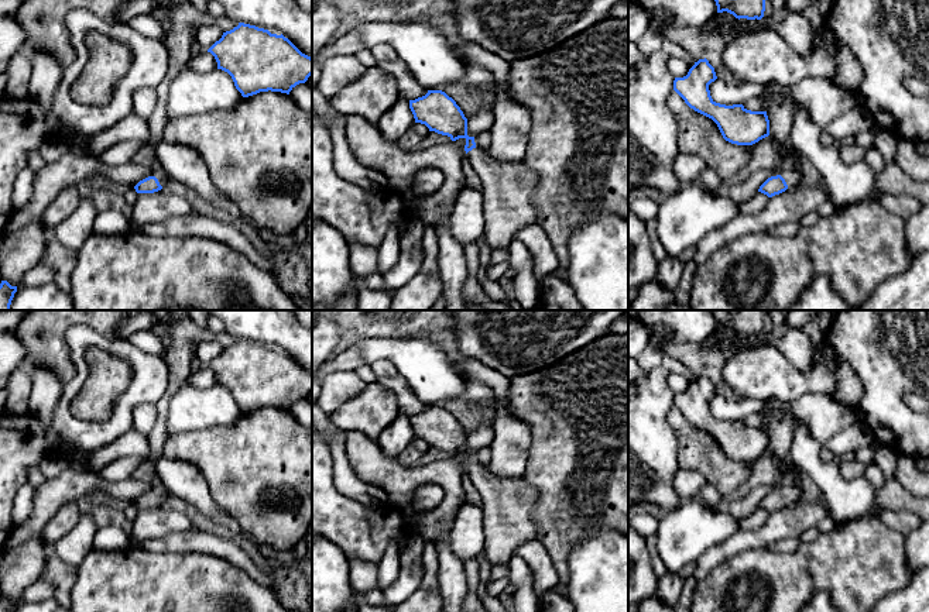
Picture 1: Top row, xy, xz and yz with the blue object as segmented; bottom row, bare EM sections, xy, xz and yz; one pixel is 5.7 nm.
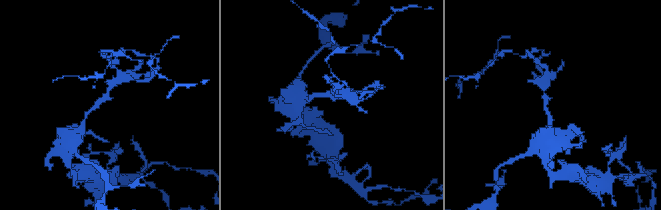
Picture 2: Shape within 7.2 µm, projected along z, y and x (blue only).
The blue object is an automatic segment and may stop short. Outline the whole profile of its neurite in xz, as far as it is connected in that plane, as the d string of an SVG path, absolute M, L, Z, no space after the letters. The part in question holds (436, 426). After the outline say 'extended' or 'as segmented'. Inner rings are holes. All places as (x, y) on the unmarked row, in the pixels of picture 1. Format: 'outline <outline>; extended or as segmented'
outline M428 406L425 412L409 416L409 424L415 439L425 440L429 447L448 451L452 457L466 455L466 472L481 495L484 512L484 549L481 554L491 567L507 567L515 549L538 537L538 526L532 519L537 494L529 486L527 477L503 478L490 474L486 467L476 461L474 453L467 451L467 434L456 417L442 406Z; extended

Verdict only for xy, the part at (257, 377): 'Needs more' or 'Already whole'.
Already whole

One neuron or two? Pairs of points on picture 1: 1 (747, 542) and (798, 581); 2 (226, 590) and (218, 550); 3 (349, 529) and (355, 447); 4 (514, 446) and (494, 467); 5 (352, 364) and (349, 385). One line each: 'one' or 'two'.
1: two
2: two
3: two
4: one
5: two

